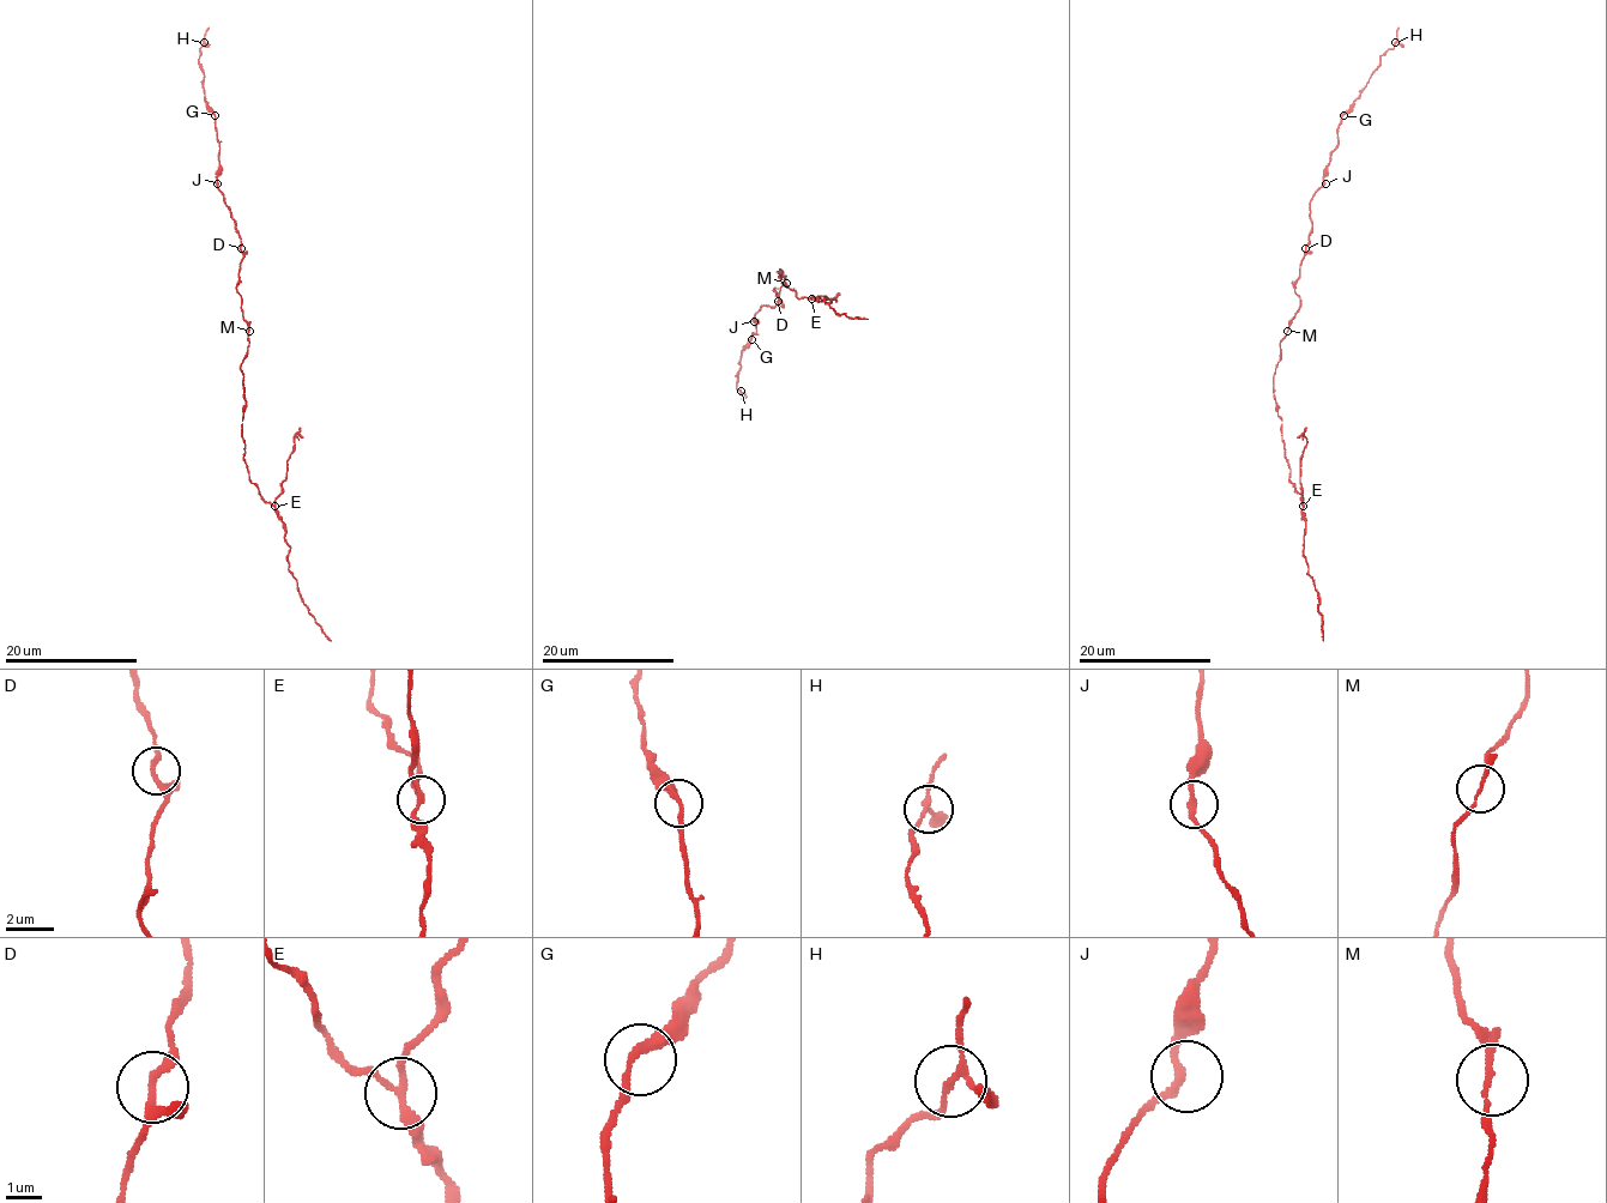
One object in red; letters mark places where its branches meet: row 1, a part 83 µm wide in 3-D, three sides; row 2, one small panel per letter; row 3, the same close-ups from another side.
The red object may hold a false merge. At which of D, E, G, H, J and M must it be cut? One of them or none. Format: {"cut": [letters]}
{"cut": ["E"]}

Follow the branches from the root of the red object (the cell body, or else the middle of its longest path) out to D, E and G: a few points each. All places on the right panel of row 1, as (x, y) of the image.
D: (1287, 331), (1300, 304), (1293, 284), (1305, 248)
E: (1287, 331), (1274, 374), (1274, 399), (1282, 421), (1288, 481), (1302, 496), (1304, 507)
G: (1287, 331), (1300, 304), (1293, 284), (1312, 228), (1310, 201), (1323, 183), (1343, 115)

